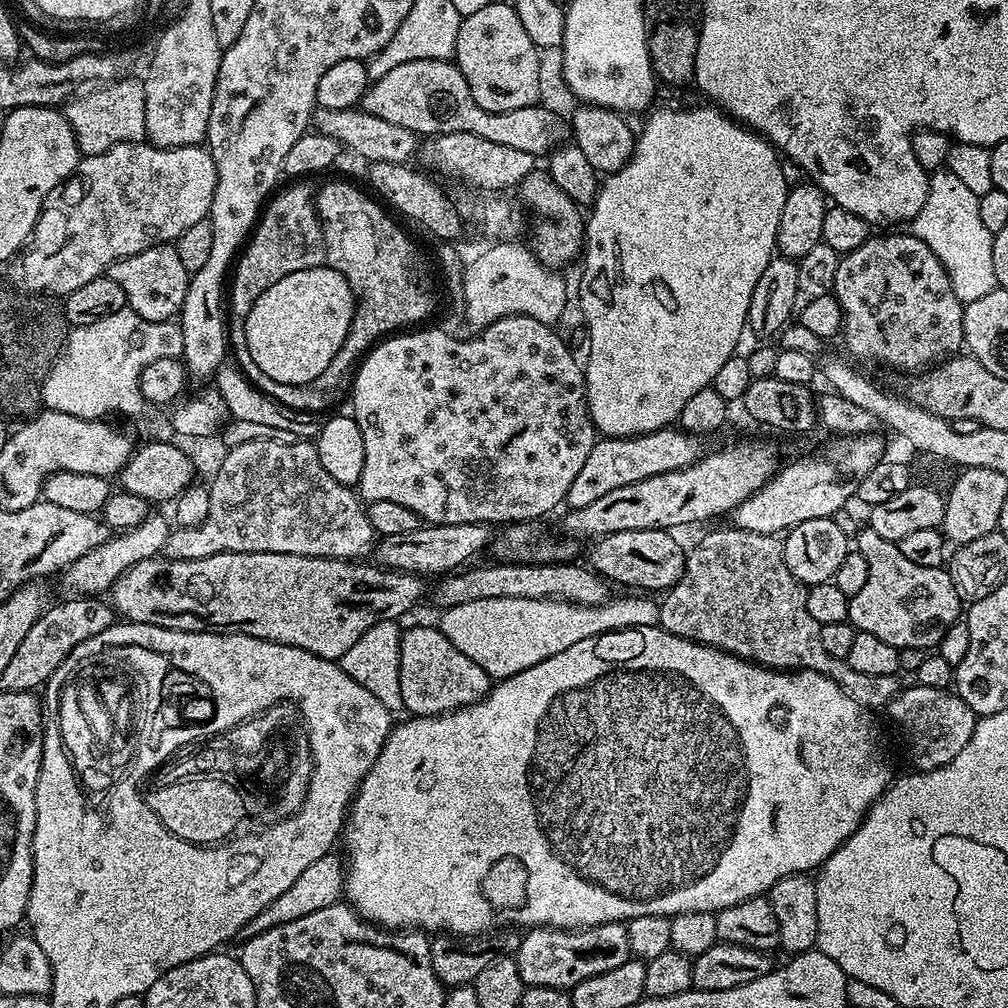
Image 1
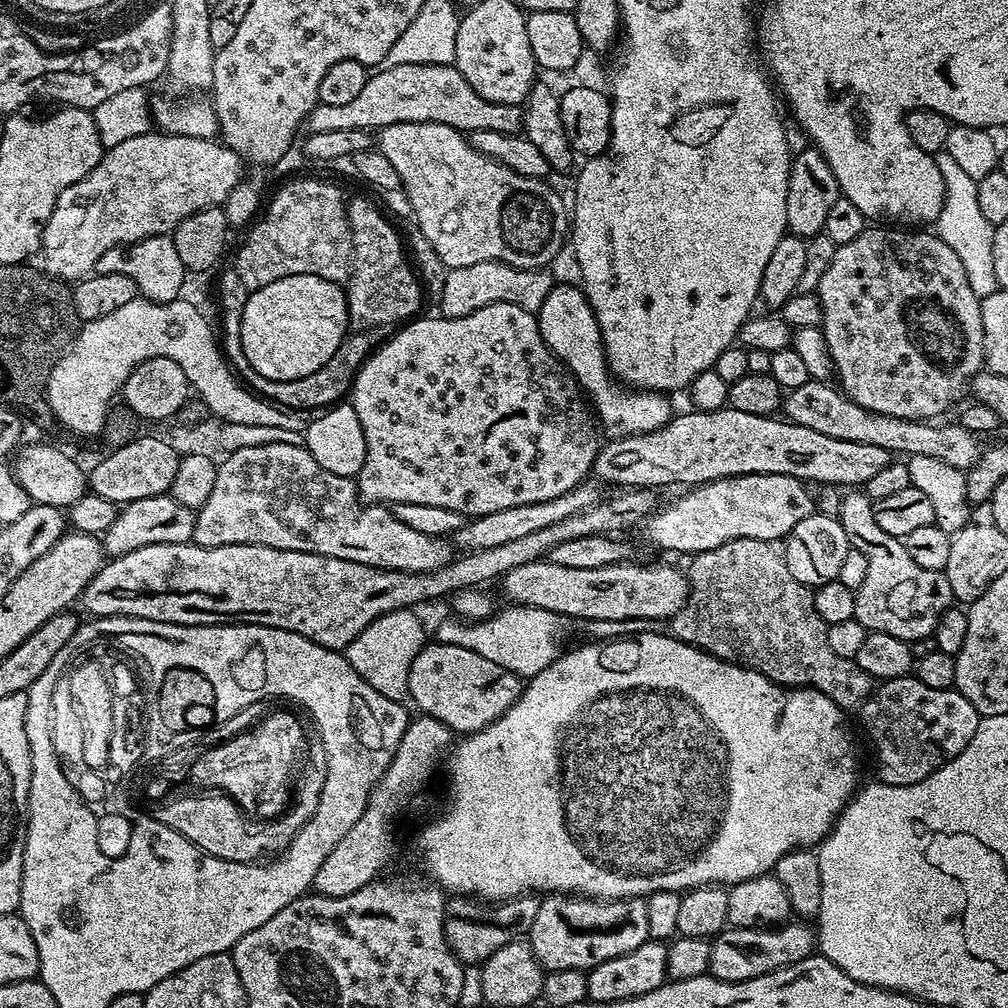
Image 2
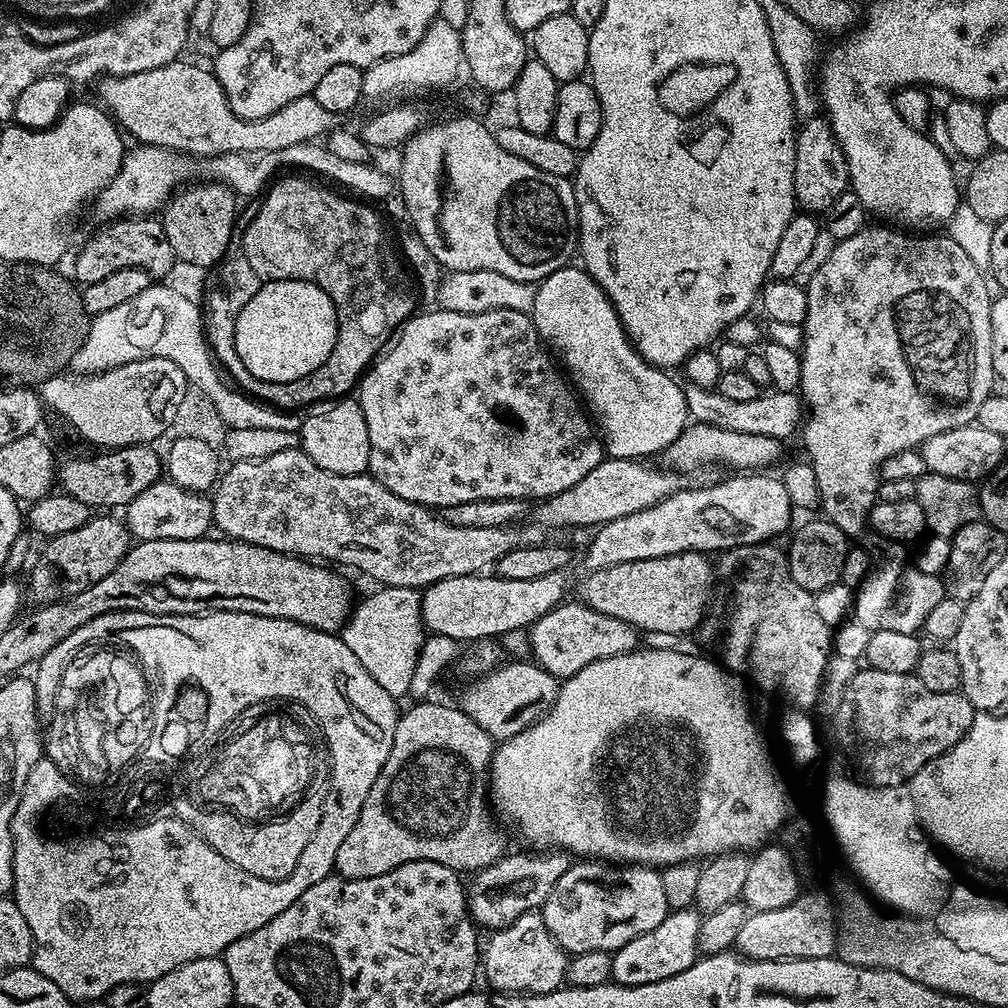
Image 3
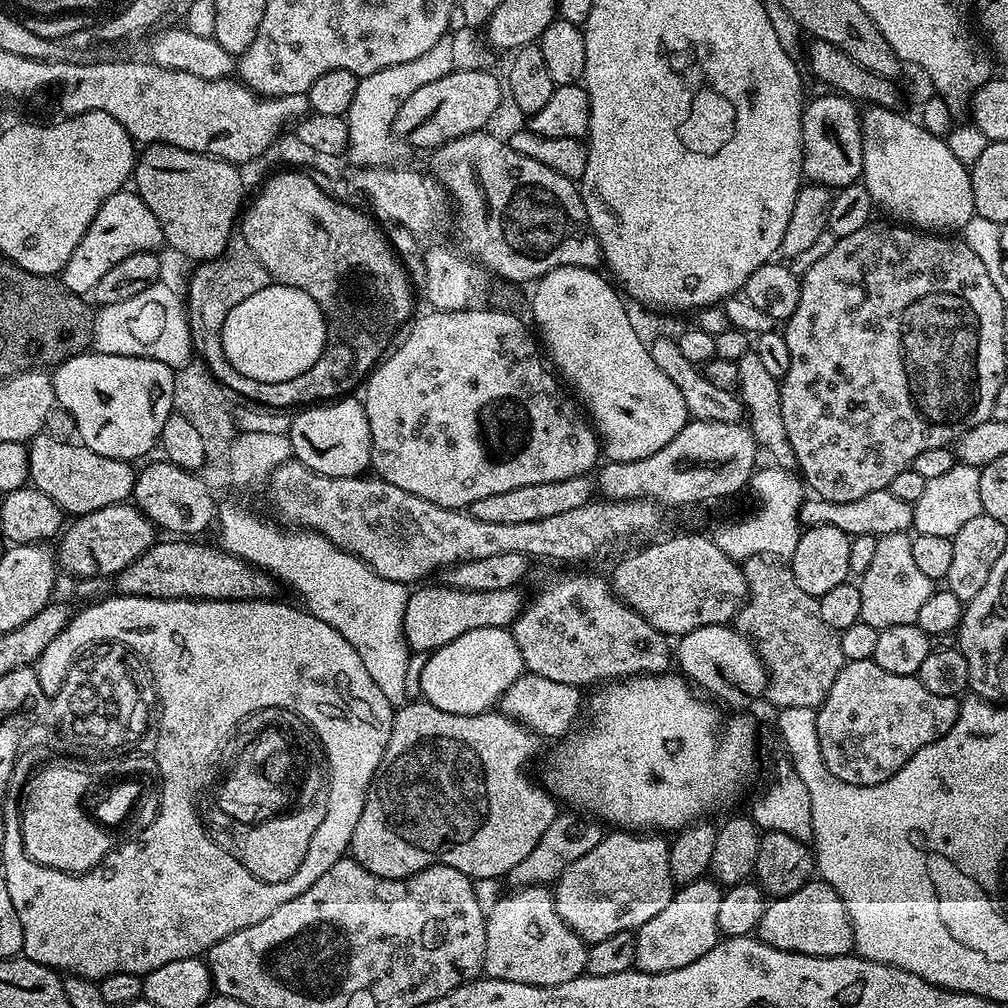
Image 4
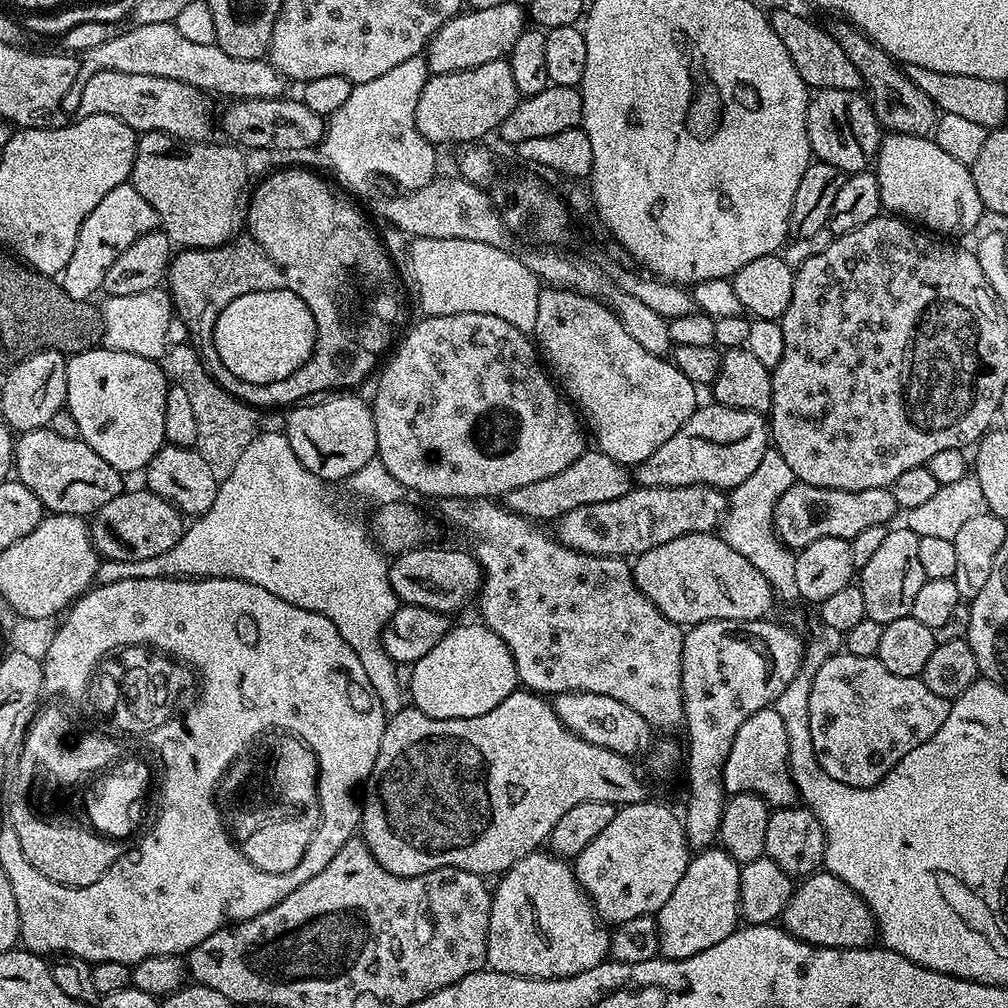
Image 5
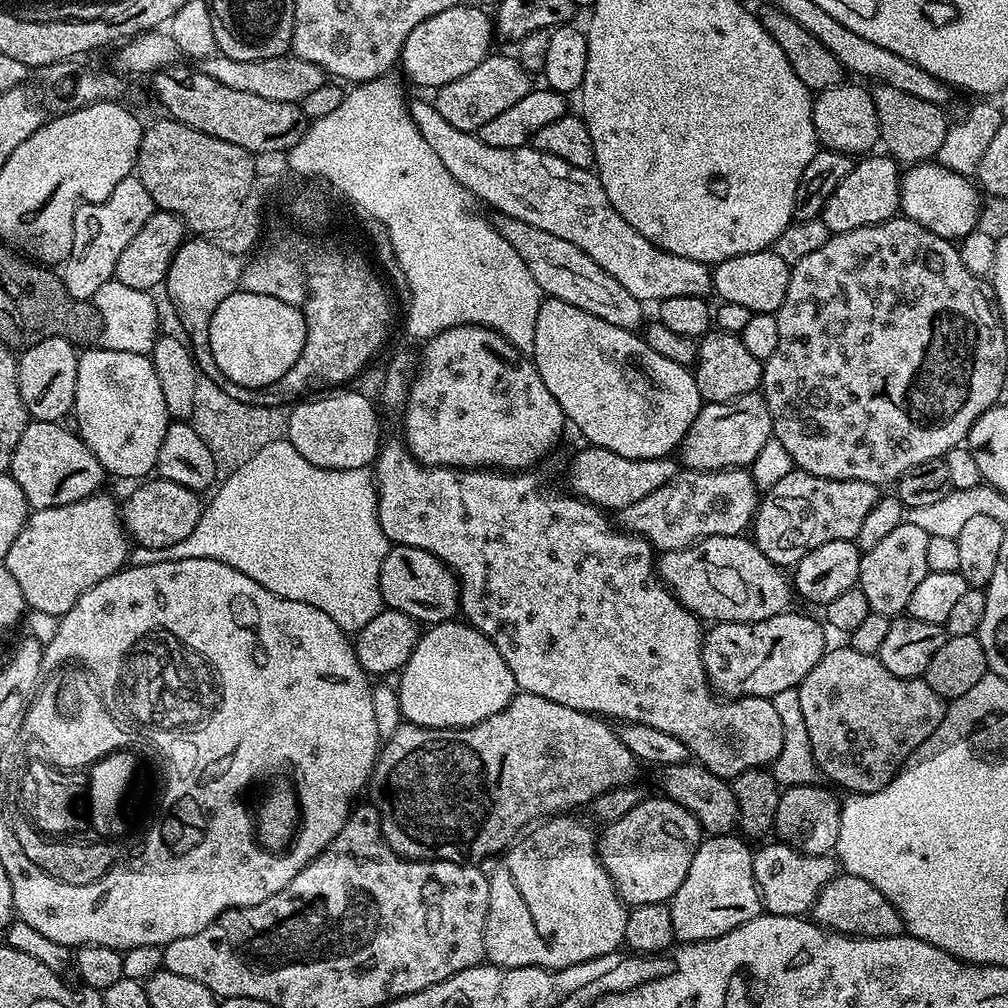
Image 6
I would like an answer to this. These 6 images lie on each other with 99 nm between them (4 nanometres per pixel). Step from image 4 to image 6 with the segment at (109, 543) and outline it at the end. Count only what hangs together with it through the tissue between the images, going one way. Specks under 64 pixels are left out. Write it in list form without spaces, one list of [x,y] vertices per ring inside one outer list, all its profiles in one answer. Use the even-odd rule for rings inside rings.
[[[152,479],[135,485],[137,488],[129,494],[128,501],[120,508],[120,519],[125,533],[139,547],[174,546],[174,542],[182,542],[182,538],[189,536],[190,530],[198,526],[198,518],[204,513],[202,496],[199,492],[191,492],[186,486],[178,486],[178,482]]]

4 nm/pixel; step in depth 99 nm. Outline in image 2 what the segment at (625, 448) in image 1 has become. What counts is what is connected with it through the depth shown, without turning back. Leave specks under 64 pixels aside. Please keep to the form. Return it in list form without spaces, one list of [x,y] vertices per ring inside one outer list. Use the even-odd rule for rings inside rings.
[[[727,406],[716,412],[687,411],[673,415],[658,430],[601,443],[591,475],[597,476],[601,485],[617,484],[620,490],[661,490],[667,484],[695,486],[746,474],[786,474],[813,485],[863,486],[894,460],[893,453],[882,446],[830,438],[830,434],[818,434],[818,430],[798,426],[787,418],[746,414]]]

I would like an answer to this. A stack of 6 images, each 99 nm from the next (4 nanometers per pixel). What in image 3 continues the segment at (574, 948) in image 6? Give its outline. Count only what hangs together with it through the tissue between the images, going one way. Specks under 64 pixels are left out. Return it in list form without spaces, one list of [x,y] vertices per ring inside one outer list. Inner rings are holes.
[[[533,910],[522,914],[520,918],[514,918],[505,928],[495,929],[492,936],[482,948],[482,976],[488,979],[487,987],[500,994],[527,994],[541,996],[547,992],[554,992],[565,983],[564,975],[568,969],[569,953],[560,949],[558,942],[546,930],[543,915]]]

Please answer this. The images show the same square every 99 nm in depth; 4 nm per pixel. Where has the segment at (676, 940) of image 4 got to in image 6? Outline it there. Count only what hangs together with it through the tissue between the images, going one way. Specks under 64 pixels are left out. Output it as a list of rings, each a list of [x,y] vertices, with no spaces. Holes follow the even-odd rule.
[[[736,834],[701,839],[686,882],[678,886],[668,904],[677,941],[693,944],[718,938],[761,915],[760,891],[754,882],[753,849],[747,843],[747,839]]]

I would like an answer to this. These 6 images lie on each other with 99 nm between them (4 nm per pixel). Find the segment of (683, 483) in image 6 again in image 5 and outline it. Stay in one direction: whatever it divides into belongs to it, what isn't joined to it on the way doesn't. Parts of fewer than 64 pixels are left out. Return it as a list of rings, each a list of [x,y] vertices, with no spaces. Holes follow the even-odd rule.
[[[634,486],[622,498],[610,502],[594,502],[594,506],[578,506],[570,514],[554,521],[554,535],[570,550],[591,556],[635,558],[662,542],[671,542],[686,534],[715,533],[720,519],[729,511],[729,497],[721,489],[710,486]]]

